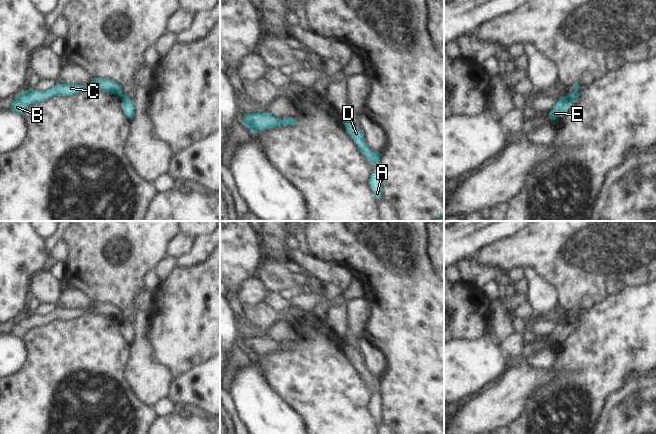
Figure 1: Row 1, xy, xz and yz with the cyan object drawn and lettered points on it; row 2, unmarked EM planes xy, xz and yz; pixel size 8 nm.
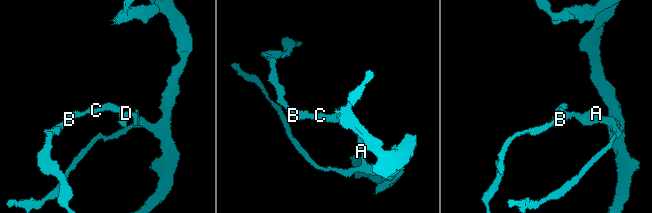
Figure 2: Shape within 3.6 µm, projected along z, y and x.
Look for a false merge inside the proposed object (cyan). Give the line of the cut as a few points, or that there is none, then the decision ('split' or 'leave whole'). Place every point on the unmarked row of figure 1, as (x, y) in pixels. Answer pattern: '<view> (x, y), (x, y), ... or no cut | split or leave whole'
xz (346, 343), (344, 348) | split

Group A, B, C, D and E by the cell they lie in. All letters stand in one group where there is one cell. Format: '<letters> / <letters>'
A D E / B C

